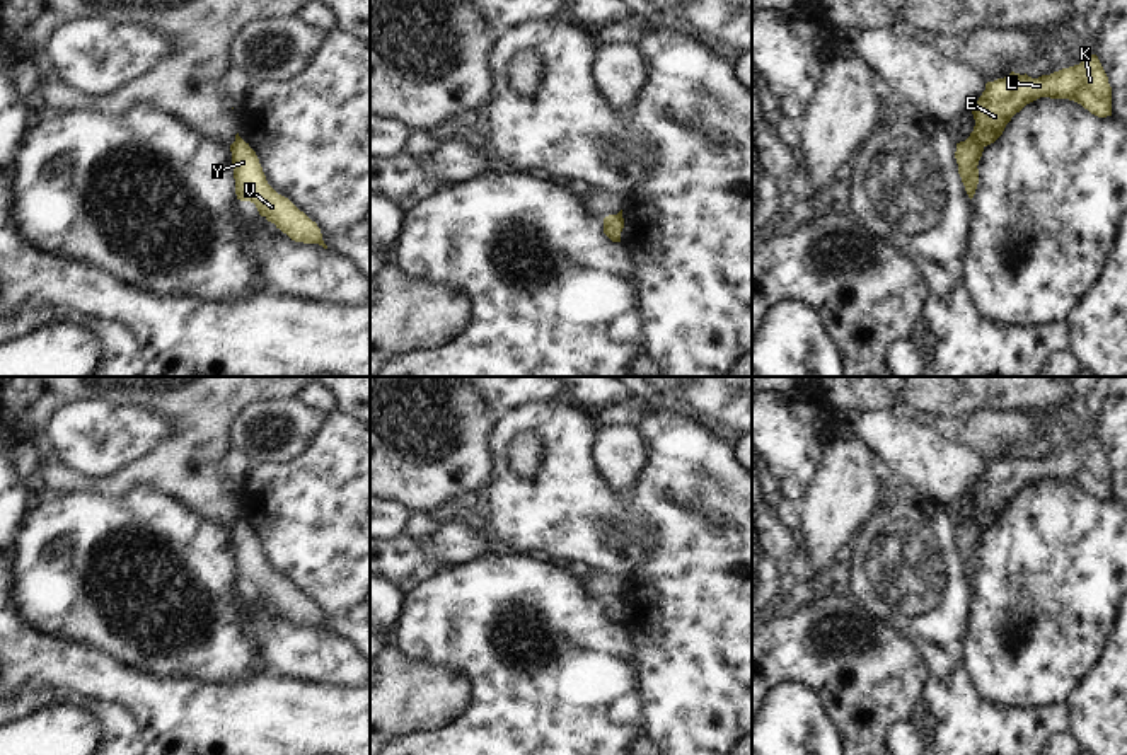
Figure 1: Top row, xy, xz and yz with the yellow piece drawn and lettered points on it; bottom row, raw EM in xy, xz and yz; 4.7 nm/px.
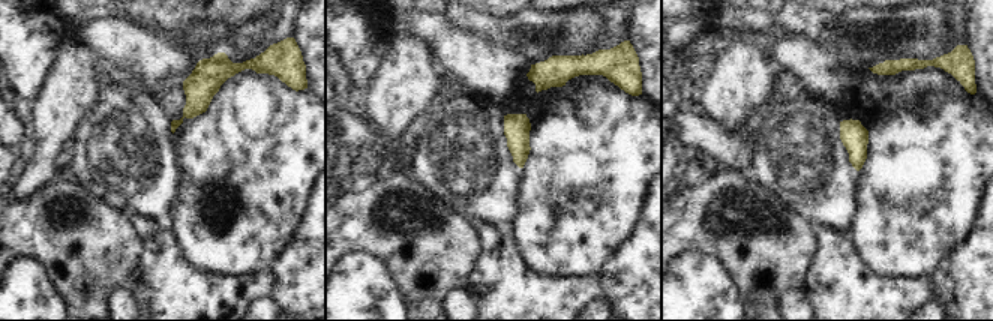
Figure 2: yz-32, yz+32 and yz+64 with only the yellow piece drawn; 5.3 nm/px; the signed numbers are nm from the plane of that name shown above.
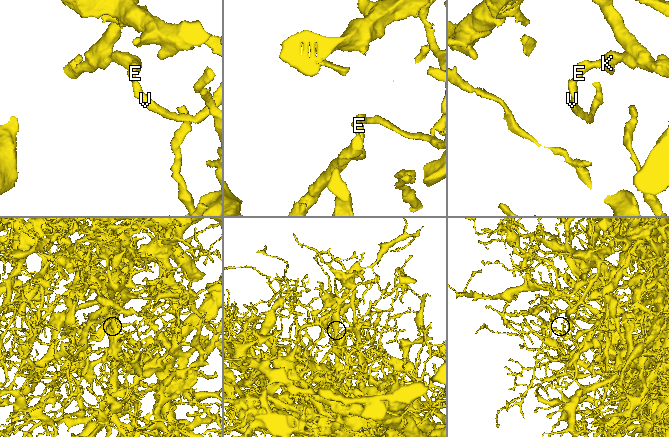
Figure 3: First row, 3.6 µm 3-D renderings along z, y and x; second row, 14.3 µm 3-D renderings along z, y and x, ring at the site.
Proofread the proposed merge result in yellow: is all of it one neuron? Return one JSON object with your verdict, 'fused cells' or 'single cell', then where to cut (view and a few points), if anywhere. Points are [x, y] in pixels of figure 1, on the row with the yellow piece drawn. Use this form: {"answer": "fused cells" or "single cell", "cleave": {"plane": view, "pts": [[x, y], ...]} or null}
{"answer": "fused cells", "cleave": {"plane": "yz", "pts": [[970, 135], [982, 147]]}}

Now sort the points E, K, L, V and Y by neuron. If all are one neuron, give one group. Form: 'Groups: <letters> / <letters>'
Groups: E K L / V Y.

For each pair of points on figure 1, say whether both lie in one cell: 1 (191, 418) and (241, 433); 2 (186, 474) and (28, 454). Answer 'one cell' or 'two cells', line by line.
1: two cells
2: two cells

